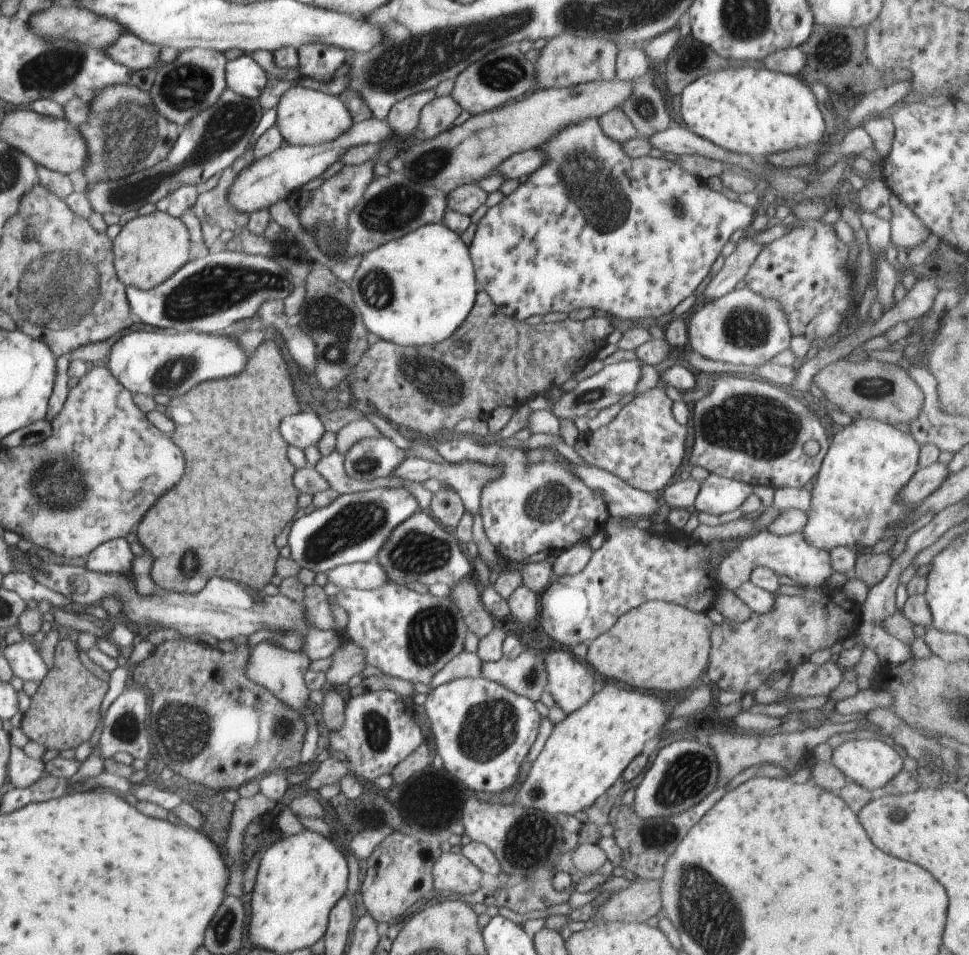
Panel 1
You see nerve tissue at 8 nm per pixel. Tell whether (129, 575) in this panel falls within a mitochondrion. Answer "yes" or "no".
no

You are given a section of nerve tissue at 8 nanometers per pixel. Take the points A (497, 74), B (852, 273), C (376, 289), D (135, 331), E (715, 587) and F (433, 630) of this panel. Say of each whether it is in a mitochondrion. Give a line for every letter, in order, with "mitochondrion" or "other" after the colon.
A: mitochondrion
B: other
C: mitochondrion
D: other
E: other
F: mitochondrion

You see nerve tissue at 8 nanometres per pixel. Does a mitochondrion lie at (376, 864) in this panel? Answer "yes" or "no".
no

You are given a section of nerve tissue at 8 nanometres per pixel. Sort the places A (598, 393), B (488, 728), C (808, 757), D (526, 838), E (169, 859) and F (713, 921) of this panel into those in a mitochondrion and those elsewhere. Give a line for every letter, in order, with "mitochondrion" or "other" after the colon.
A: mitochondrion
B: mitochondrion
C: other
D: mitochondrion
E: other
F: mitochondrion

